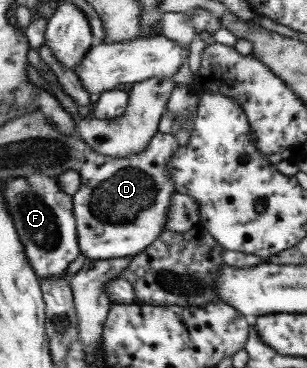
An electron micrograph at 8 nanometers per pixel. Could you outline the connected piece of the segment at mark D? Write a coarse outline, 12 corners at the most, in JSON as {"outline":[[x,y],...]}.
{"outline":[[178,145],[92,150],[71,194],[86,260],[140,254],[164,231]]}

